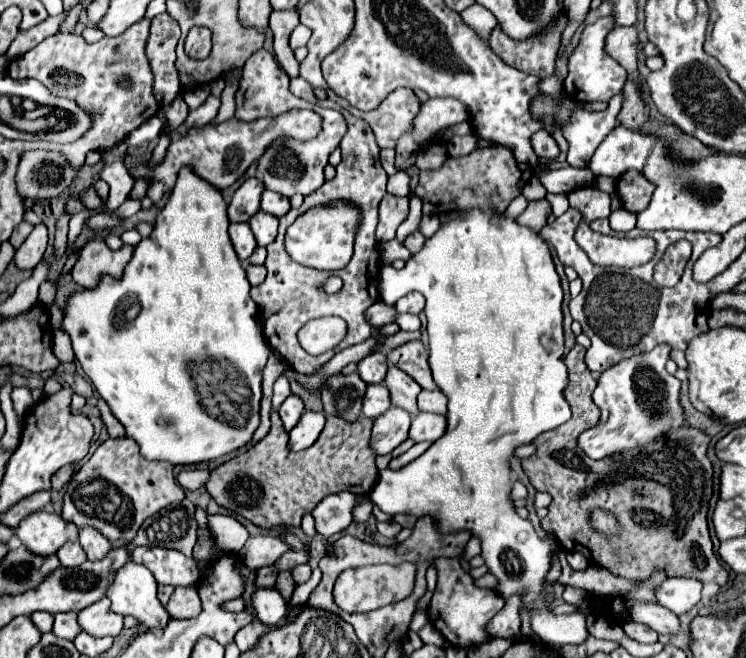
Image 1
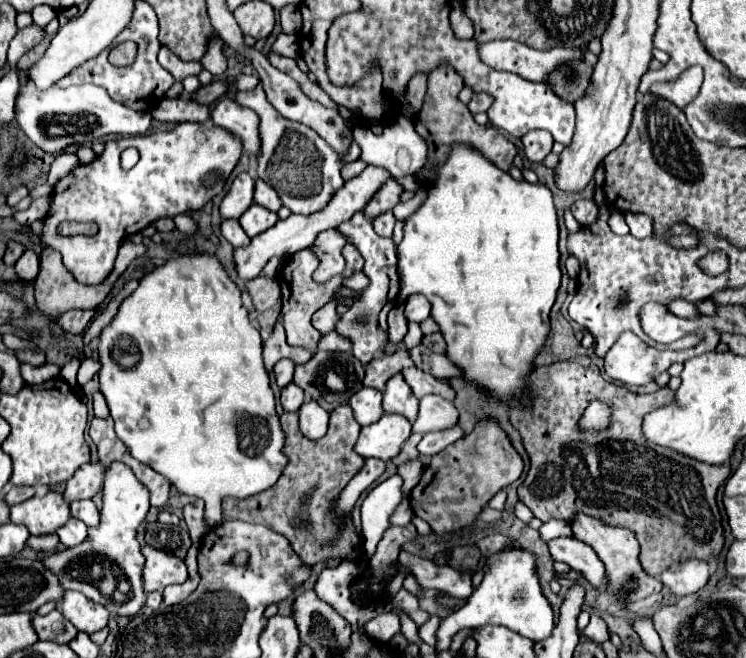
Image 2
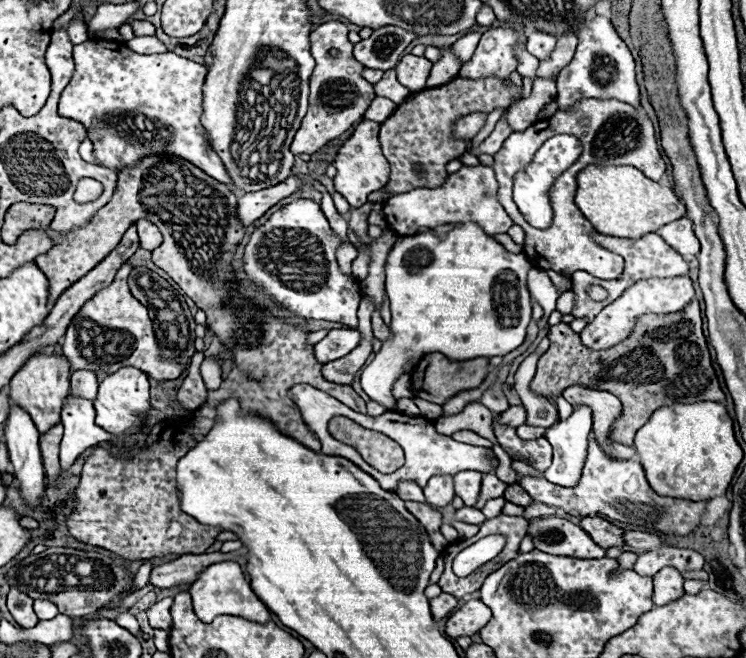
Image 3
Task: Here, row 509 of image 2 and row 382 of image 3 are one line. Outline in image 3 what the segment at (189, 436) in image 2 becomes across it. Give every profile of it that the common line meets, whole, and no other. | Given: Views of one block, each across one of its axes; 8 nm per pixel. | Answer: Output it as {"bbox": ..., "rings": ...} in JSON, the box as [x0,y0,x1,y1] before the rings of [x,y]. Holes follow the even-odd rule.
{"bbox":[202,357,222,390],"rings":[[[205,357],[202,364],[202,376],[208,390],[218,390],[222,383],[221,362],[215,357]]]}

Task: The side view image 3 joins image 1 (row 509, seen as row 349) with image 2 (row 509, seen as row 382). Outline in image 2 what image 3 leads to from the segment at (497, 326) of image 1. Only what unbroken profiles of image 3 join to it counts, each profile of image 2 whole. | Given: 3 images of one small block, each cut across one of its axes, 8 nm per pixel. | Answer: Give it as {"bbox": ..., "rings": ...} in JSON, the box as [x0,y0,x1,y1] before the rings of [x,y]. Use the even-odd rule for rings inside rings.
{"bbox":[362,474,404,558],"rings":[[[398,474],[390,476],[382,484],[378,484],[362,504],[362,548],[364,556],[370,558],[376,552],[376,546],[390,526],[388,518],[394,508],[404,500],[402,496],[402,478]]]}

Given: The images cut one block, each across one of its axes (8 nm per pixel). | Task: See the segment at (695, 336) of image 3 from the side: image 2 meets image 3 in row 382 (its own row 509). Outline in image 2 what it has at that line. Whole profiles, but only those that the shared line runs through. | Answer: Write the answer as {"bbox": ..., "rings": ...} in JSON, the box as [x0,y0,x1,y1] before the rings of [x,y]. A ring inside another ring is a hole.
{"bbox":[510,362,730,576],"rings":[[[554,362],[550,366],[534,368],[528,376],[528,398],[530,406],[522,406],[522,396],[514,396],[510,402],[510,422],[520,432],[524,448],[530,456],[530,472],[522,486],[518,488],[520,502],[524,502],[536,518],[548,522],[552,518],[560,518],[570,522],[576,512],[584,512],[588,516],[600,518],[612,526],[626,526],[636,532],[640,542],[640,562],[650,576],[660,576],[672,562],[700,558],[710,562],[718,558],[724,546],[724,528],[722,516],[716,504],[718,488],[728,480],[730,466],[710,466],[688,456],[682,456],[670,448],[656,446],[642,436],[642,418],[672,402],[674,392],[670,388],[662,388],[654,394],[632,394],[624,386],[610,384],[602,378],[596,364],[582,366],[576,362]],[[592,400],[606,402],[612,408],[610,426],[606,432],[582,434],[580,432],[580,416]]]}

